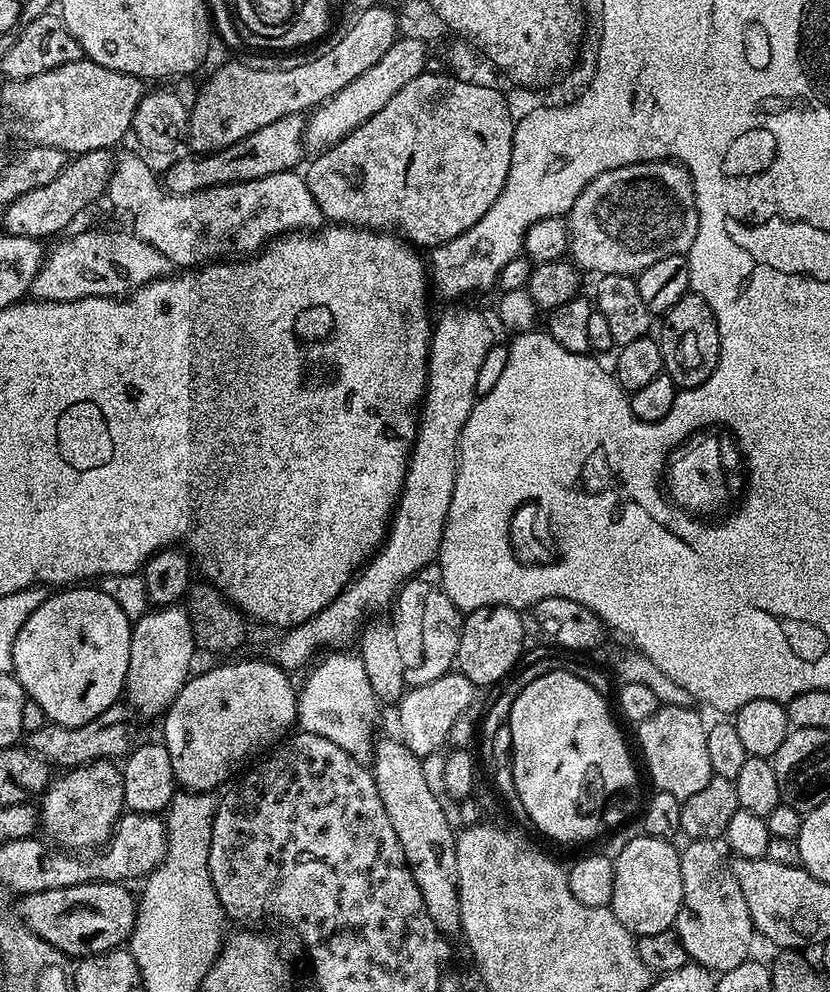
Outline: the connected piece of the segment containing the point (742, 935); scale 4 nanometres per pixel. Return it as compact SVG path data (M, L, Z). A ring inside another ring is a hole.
M688 840L685 845L680 848L682 906L678 910L674 933L691 963L701 964L713 974L734 970L734 966L749 959L751 952L748 951L754 937L746 898L742 898L742 890L726 860L724 864L725 853L720 853L713 841Z

